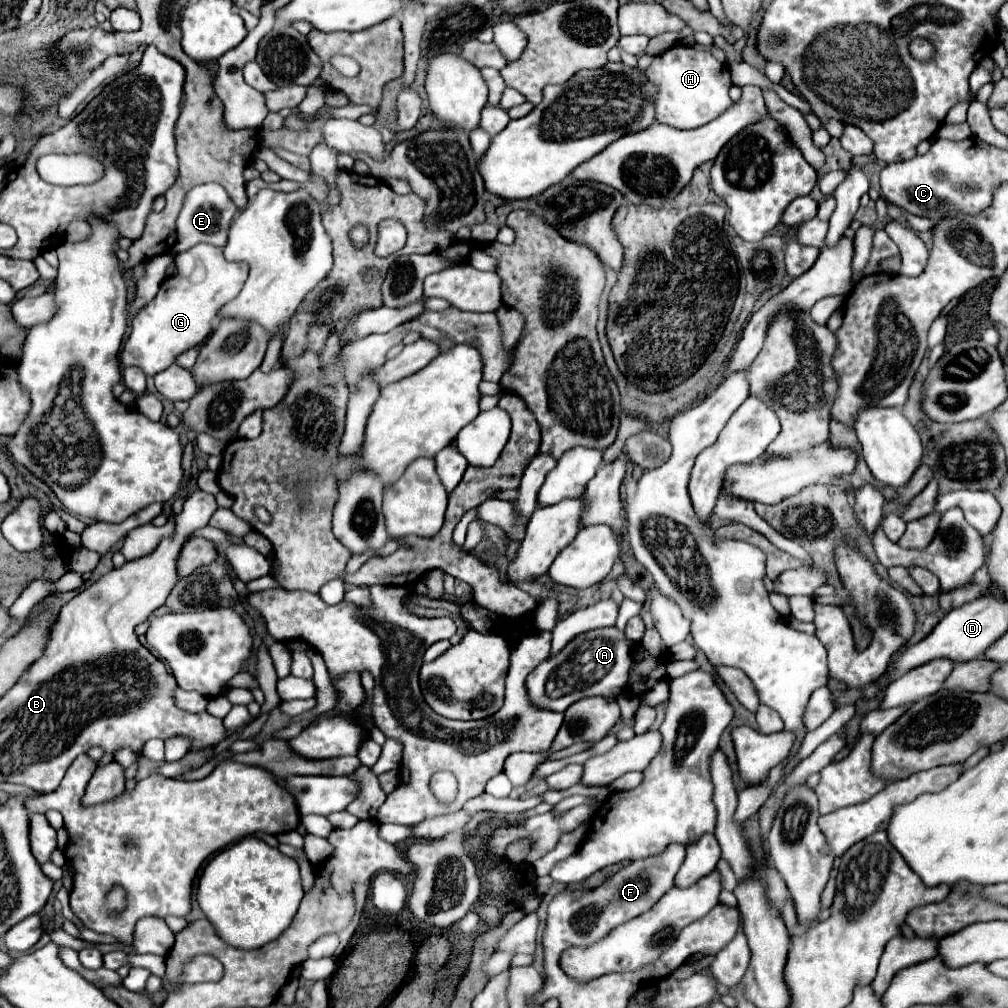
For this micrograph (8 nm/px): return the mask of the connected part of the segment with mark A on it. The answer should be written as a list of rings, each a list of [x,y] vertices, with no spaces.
[[[607,626],[583,632],[527,676],[529,698],[541,708],[553,708],[553,712],[565,712],[571,704],[589,696],[615,698],[625,690],[629,664],[631,648],[623,630]]]

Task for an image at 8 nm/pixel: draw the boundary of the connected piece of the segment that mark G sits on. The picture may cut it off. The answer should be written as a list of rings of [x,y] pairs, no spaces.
[[[197,244],[175,256],[177,274],[165,276],[157,296],[133,318],[131,334],[121,352],[123,366],[139,366],[147,376],[169,368],[179,354],[195,348],[213,332],[213,322],[219,318],[223,304],[233,300],[249,274],[245,262],[229,262],[223,250],[213,244]]]

